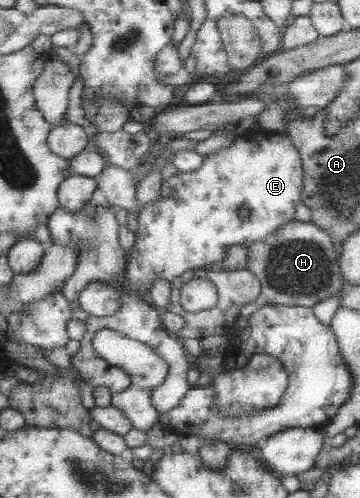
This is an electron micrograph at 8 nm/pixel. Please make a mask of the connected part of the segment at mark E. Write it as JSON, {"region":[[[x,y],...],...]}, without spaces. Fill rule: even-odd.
{"region":[[[278,133],[277,135],[263,137],[263,139],[261,137],[259,139],[247,139],[247,137],[236,136],[235,140],[224,147],[224,149],[219,149],[216,153],[203,157],[201,166],[197,167],[196,171],[190,173],[177,172],[173,176],[161,181],[157,200],[151,204],[141,206],[139,211],[135,213],[137,223],[135,242],[129,248],[129,254],[127,254],[127,260],[125,260],[123,266],[125,289],[136,292],[139,287],[148,288],[153,279],[165,279],[165,281],[170,282],[171,279],[175,279],[175,277],[181,275],[181,273],[185,273],[185,271],[201,269],[211,265],[211,263],[221,261],[221,257],[225,255],[225,249],[229,245],[246,246],[253,243],[253,241],[261,241],[271,233],[274,233],[279,226],[293,222],[293,207],[295,207],[297,201],[301,200],[301,177],[303,177],[302,164],[300,163],[297,151],[293,148],[290,141],[287,140],[285,133]]]}

